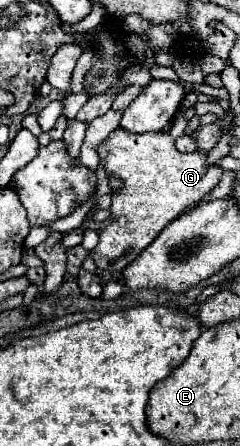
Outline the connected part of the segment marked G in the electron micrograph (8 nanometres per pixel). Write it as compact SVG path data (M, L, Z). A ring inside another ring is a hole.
M114 130L98 148L108 174L124 180L124 188L112 196L112 224L100 230L100 242L90 252L104 272L122 272L154 238L184 210L204 200L222 178L220 162L208 164L206 152L180 152L168 132L130 134Z

